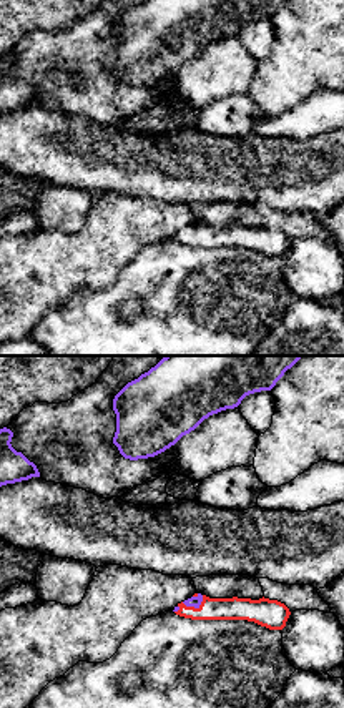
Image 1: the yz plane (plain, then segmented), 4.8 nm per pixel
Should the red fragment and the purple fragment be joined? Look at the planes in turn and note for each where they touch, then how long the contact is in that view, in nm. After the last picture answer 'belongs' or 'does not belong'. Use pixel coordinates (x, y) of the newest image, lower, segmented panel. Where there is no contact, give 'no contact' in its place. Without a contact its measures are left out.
(193, 607) | 120 nm

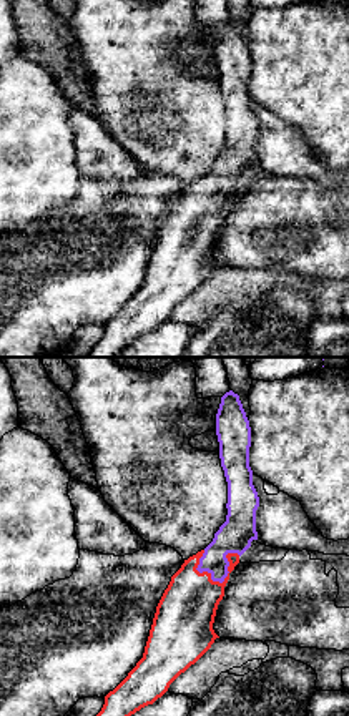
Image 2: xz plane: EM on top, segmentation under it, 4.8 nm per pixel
(226, 577) | 240 nm

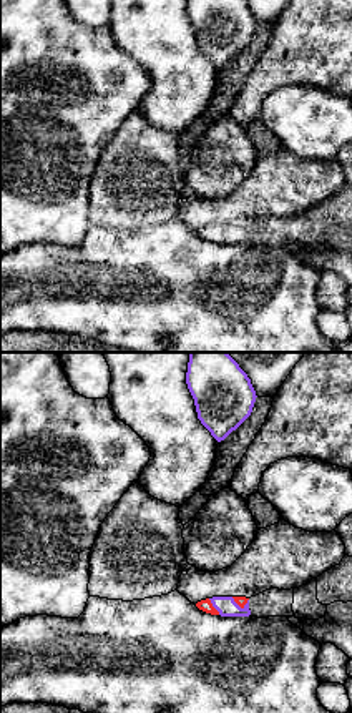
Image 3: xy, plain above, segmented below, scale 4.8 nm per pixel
(213, 607) | 100 nm

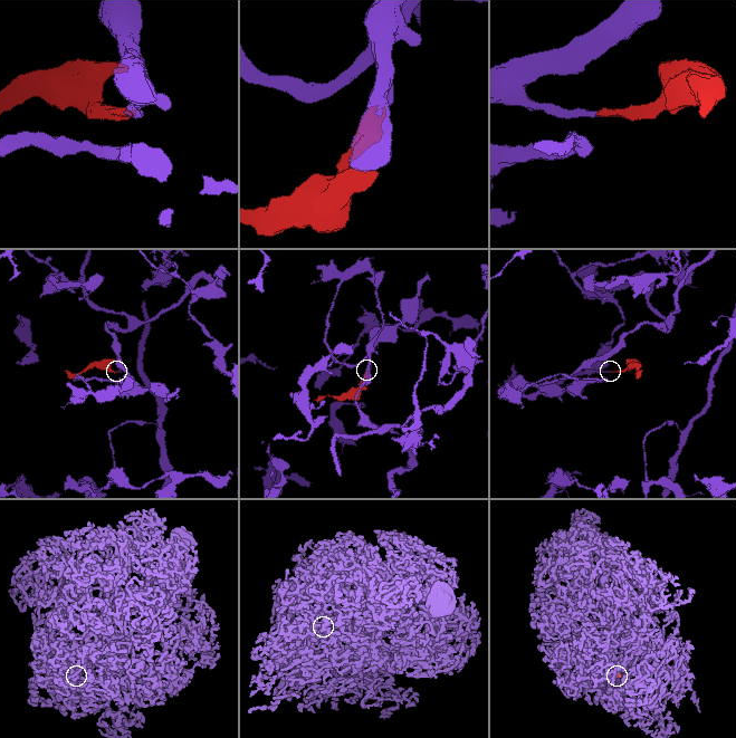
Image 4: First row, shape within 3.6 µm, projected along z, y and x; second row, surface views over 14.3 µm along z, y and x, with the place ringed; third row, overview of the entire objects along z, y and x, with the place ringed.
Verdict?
belongs

